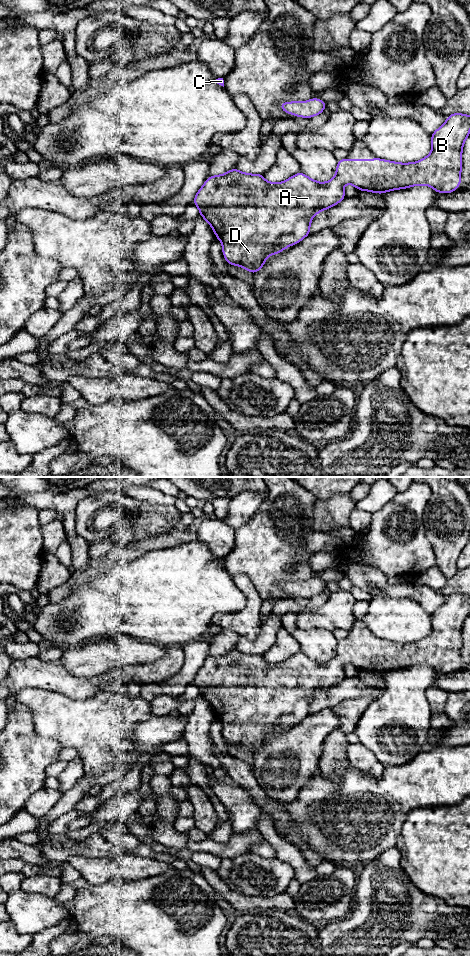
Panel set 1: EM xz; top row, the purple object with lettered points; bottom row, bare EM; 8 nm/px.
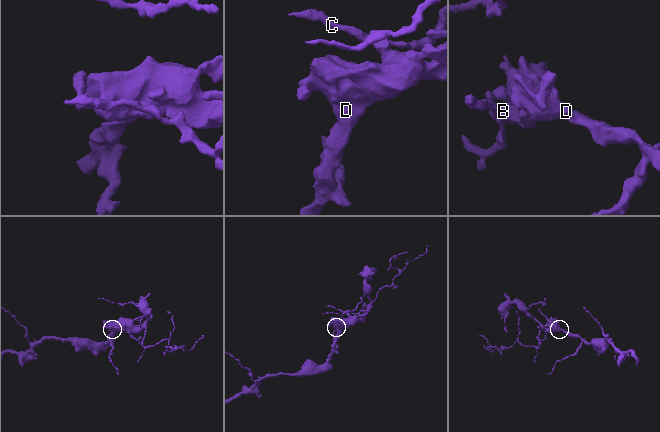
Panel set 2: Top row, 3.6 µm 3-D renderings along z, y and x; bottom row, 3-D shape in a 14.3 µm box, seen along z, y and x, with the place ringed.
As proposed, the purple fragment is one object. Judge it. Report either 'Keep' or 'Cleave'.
Keep

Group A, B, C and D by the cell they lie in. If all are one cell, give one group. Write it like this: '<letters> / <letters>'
A B C D

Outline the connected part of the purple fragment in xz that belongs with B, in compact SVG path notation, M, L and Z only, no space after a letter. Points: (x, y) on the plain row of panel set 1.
M454 593L448 595L446 602L431 614L431 633L417 642L397 643L380 638L344 638L338 640L335 657L325 663L315 661L303 652L293 655L286 661L271 663L266 661L262 654L247 654L232 648L225 654L209 656L195 675L193 683L200 690L200 696L211 705L217 719L223 724L222 732L226 742L241 746L255 755L266 742L268 735L275 735L307 717L310 714L310 703L313 696L346 678L343 666L347 663L352 664L358 670L380 674L415 665L428 665L437 673L452 673L461 664L462 628L469 615L470 596Z

